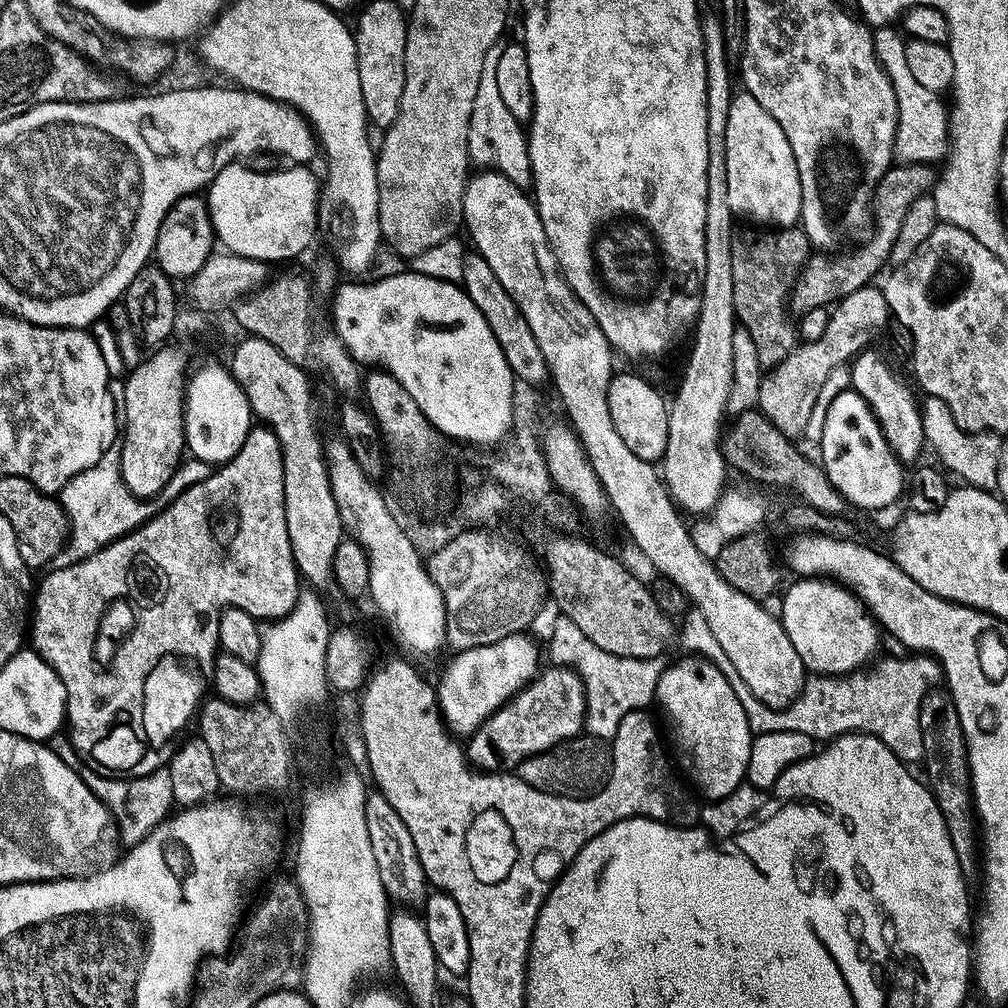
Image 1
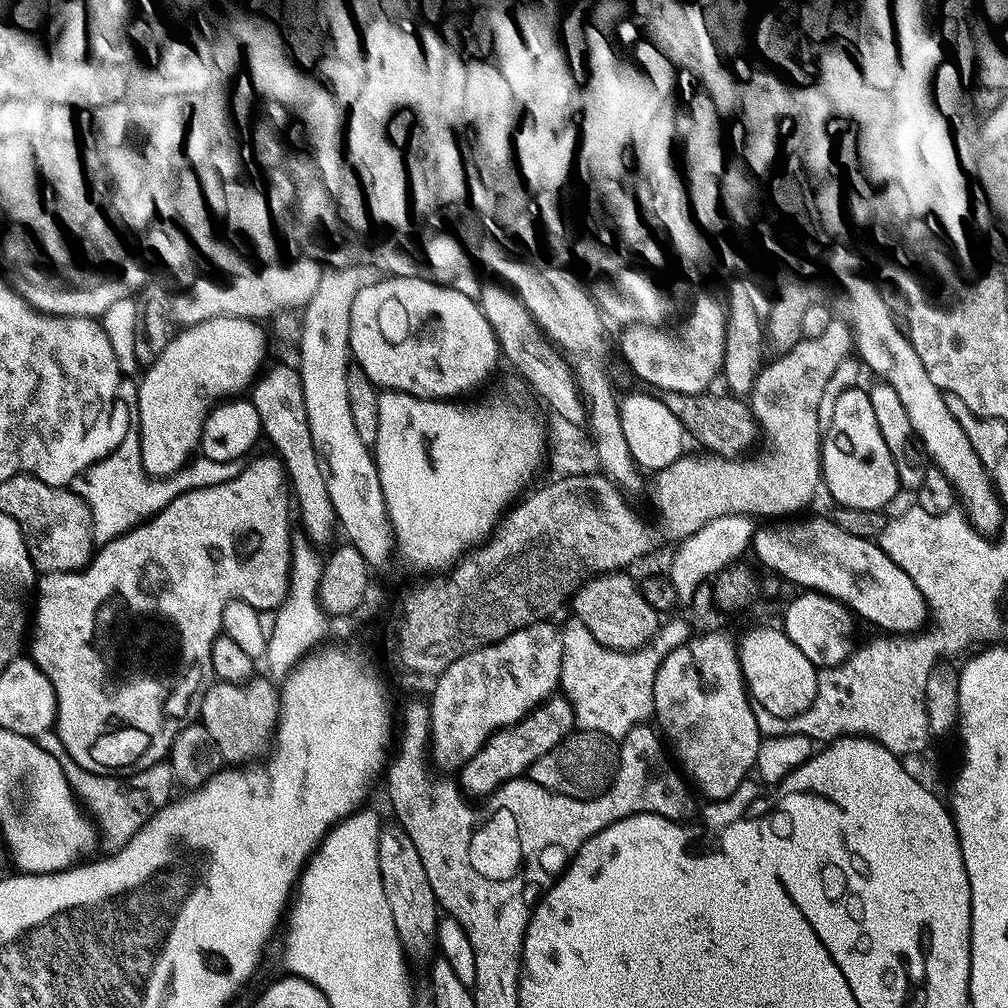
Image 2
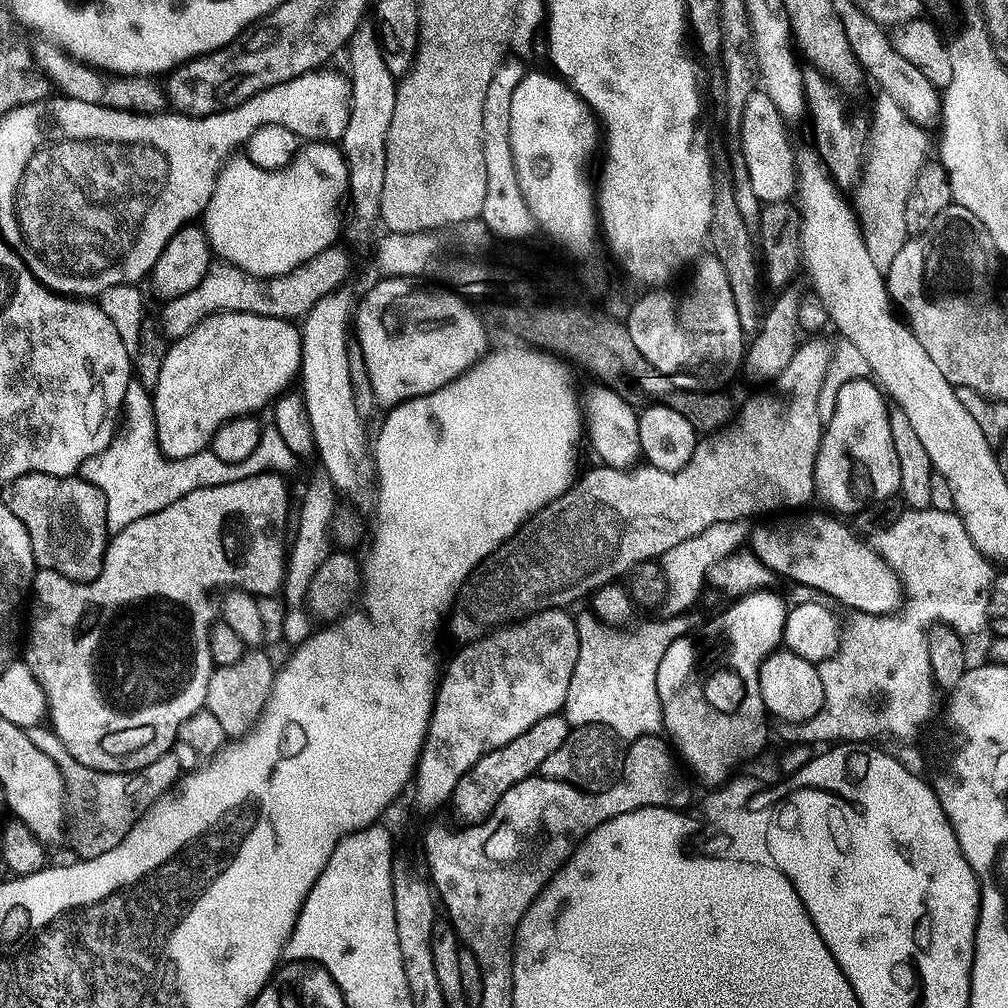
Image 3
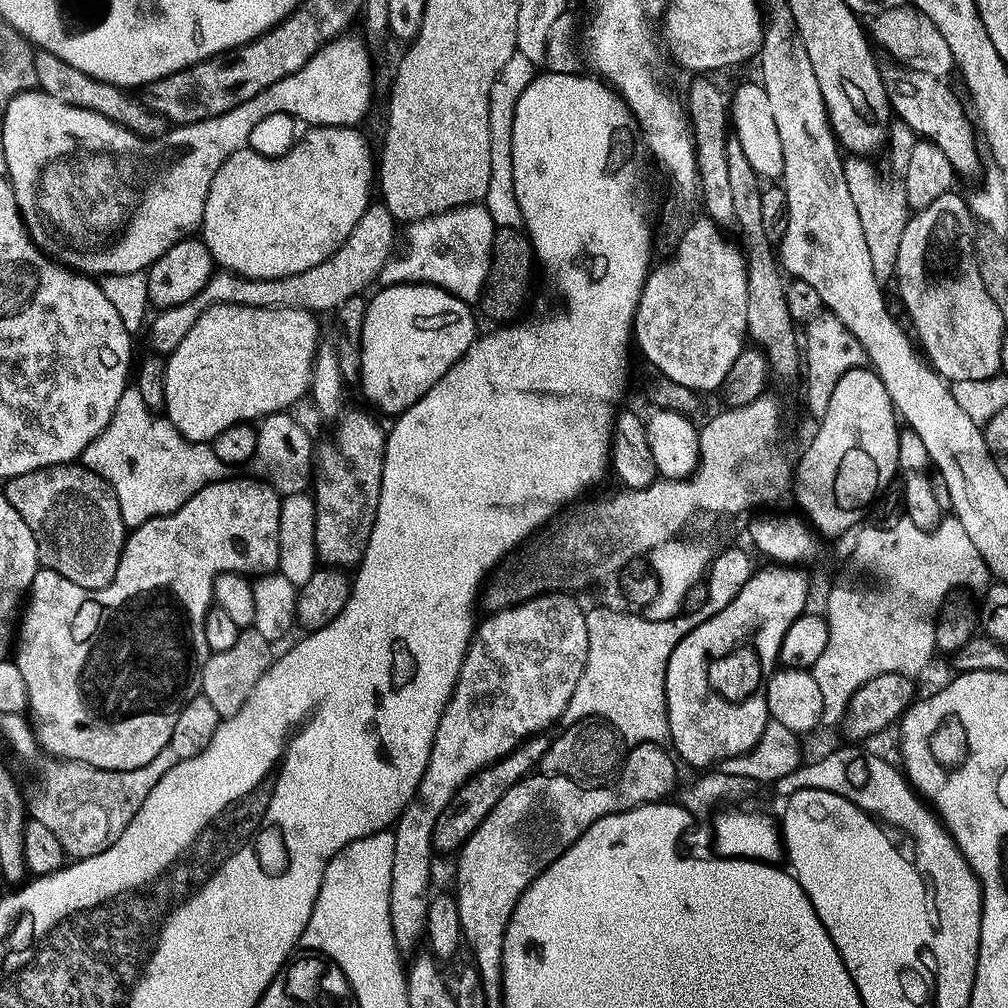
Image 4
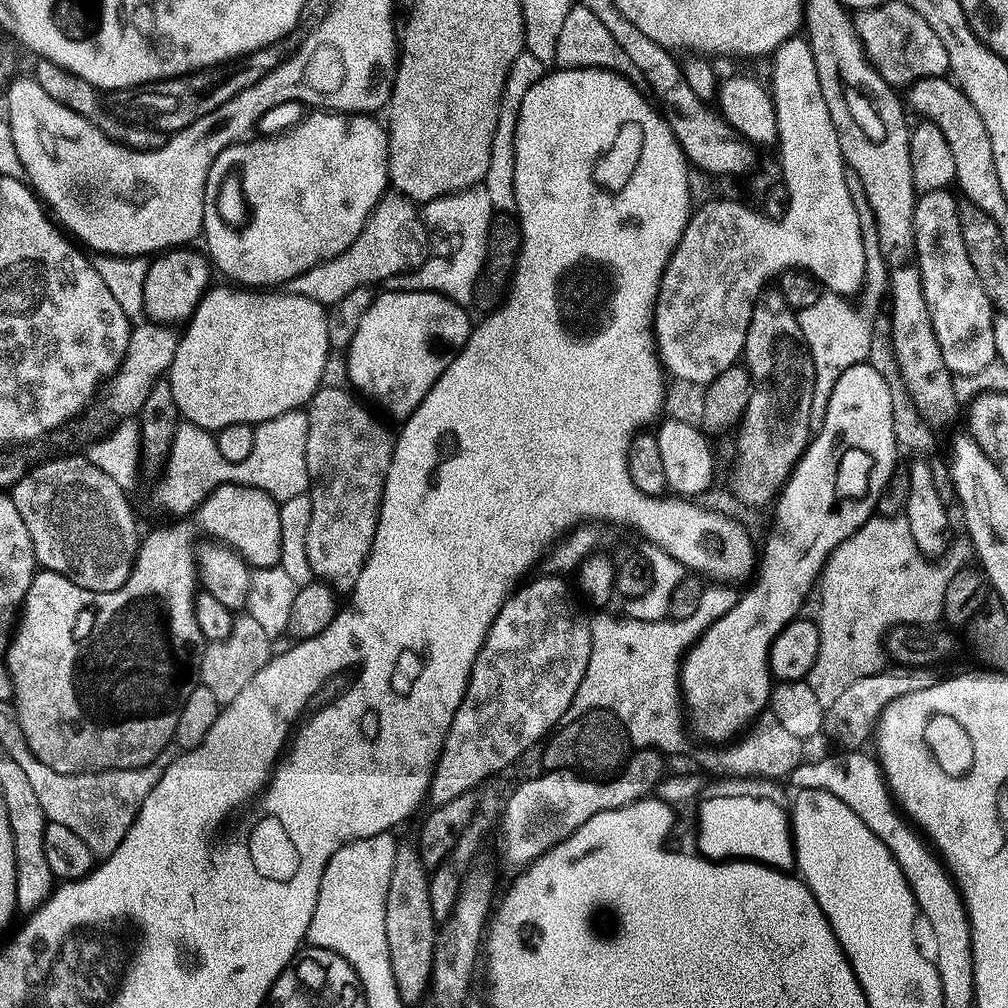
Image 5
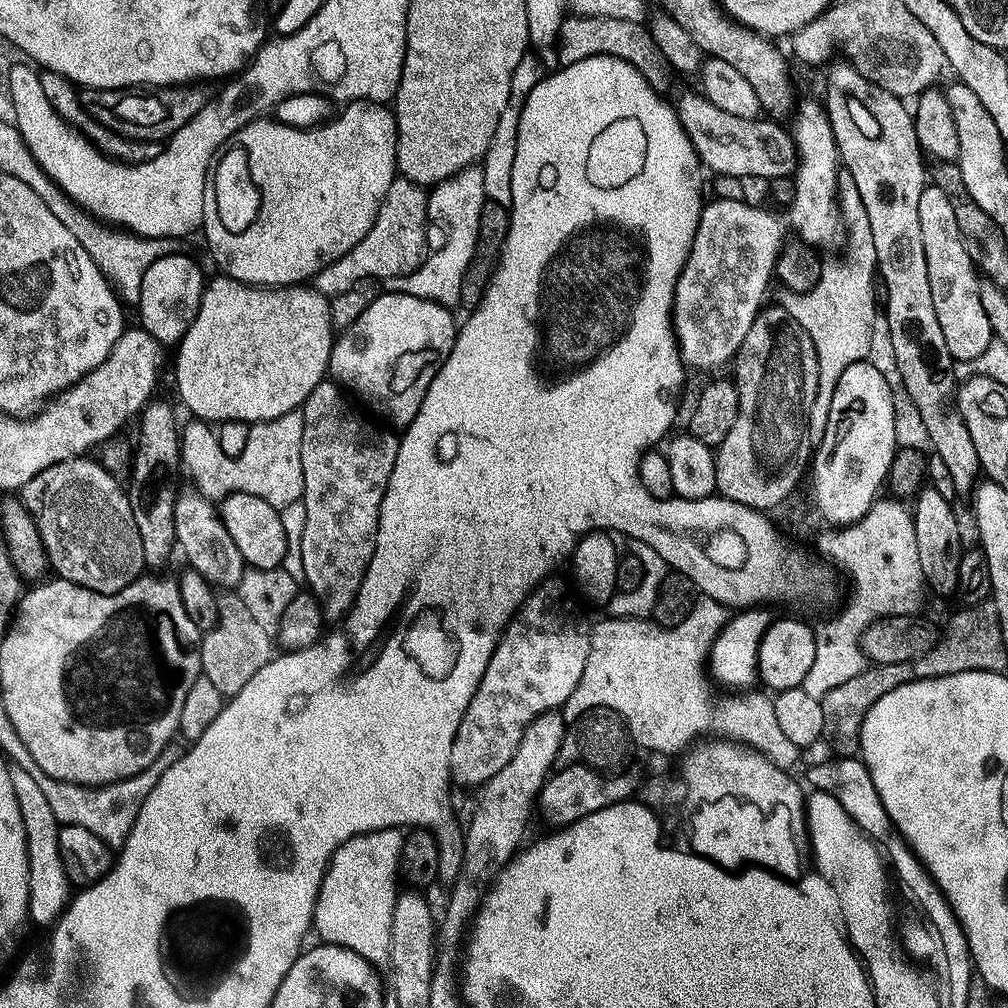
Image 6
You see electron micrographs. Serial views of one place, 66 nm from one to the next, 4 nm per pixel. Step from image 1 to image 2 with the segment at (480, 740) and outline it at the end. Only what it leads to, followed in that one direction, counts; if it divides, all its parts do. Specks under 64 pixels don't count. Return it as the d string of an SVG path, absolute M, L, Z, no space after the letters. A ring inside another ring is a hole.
M553 694L538 705L532 712L512 724L509 728L498 730L485 742L474 758L467 760L458 770L458 783L465 793L472 798L483 798L495 788L501 788L506 782L523 777L528 767L542 754L554 750L576 728L576 715L572 703L563 694Z

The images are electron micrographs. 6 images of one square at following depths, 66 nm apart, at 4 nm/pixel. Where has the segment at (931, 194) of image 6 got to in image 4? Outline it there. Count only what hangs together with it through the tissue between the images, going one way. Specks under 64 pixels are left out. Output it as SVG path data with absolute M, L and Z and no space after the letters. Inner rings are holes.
M958 192L942 194L930 206L913 211L902 230L900 245L894 249L896 284L912 319L911 331L928 363L949 382L997 375L1006 339L1002 314L998 314L998 306L978 274L972 209Z

